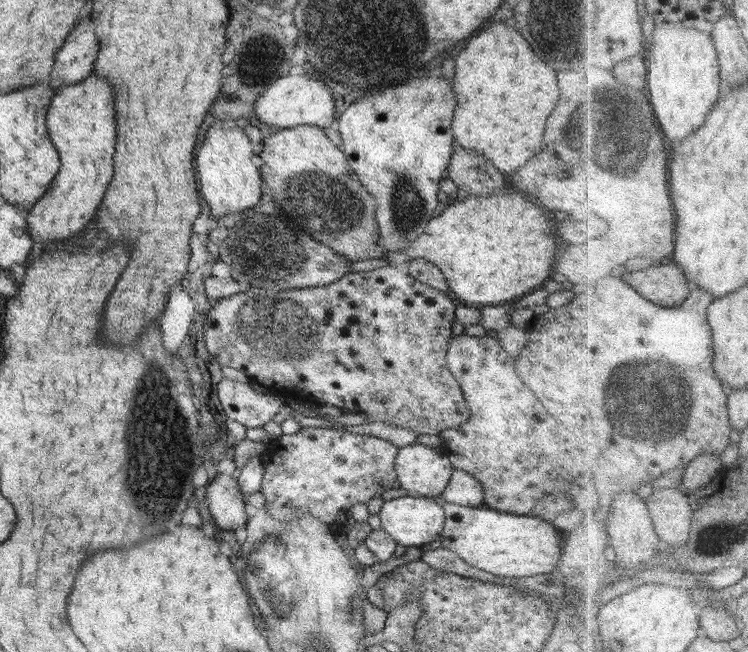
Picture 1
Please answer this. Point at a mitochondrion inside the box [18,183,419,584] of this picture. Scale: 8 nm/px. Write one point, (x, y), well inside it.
(157, 472)

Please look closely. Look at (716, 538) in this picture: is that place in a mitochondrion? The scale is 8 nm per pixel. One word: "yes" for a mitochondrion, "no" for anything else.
yes

